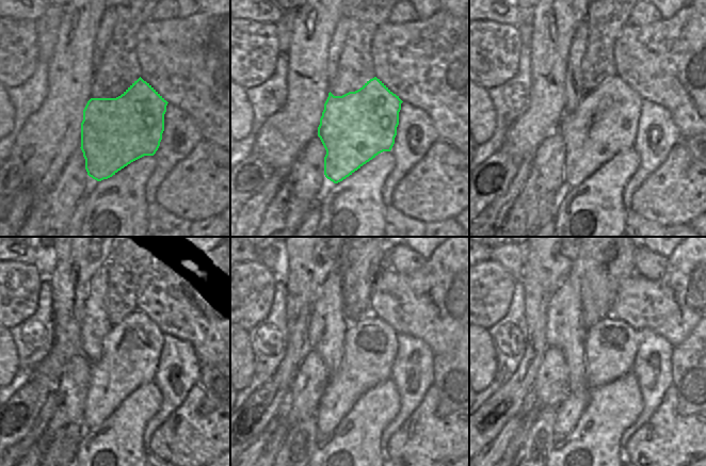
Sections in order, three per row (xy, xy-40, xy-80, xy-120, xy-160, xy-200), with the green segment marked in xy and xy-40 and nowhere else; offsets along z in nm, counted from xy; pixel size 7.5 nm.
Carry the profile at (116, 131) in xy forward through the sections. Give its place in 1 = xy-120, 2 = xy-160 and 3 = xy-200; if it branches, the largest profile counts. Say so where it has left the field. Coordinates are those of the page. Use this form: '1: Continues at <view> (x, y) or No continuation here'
1: Continues at xy-120 (131, 349)
2: Continues at xy-160 (370, 346)
3: Continues at xy-200 (610, 346)

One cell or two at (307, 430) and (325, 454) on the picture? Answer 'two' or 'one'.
two

